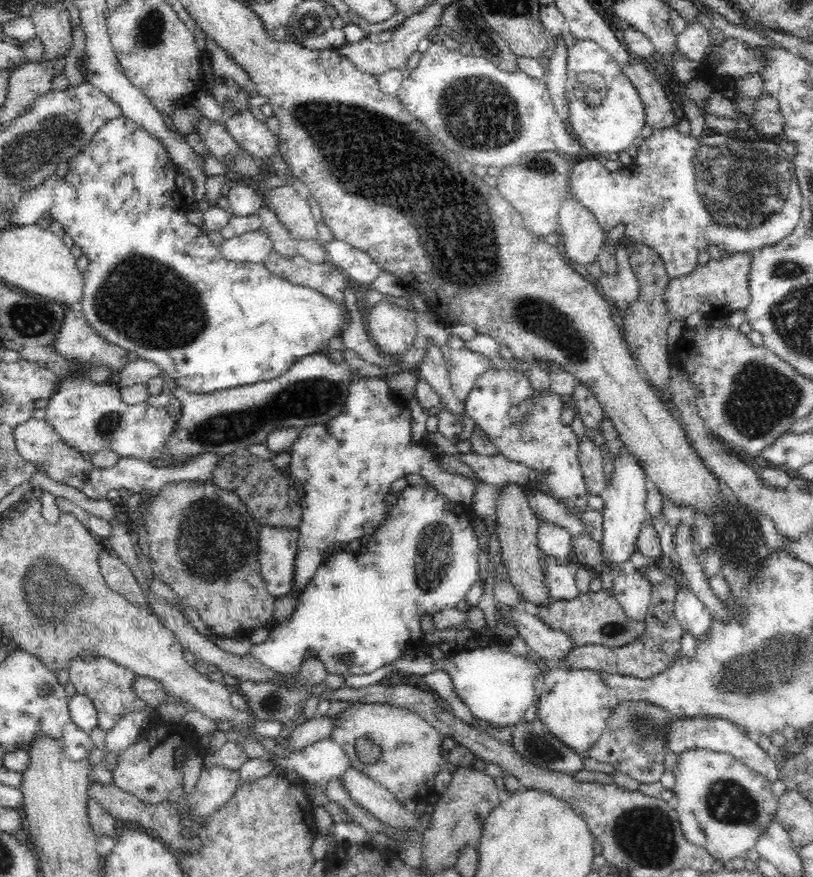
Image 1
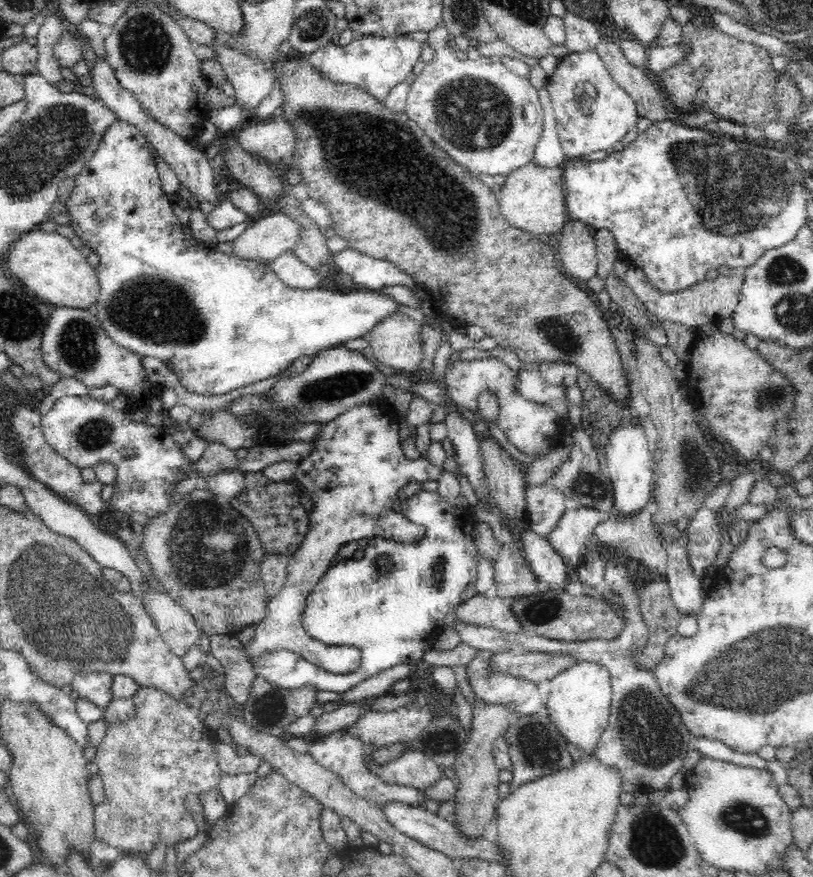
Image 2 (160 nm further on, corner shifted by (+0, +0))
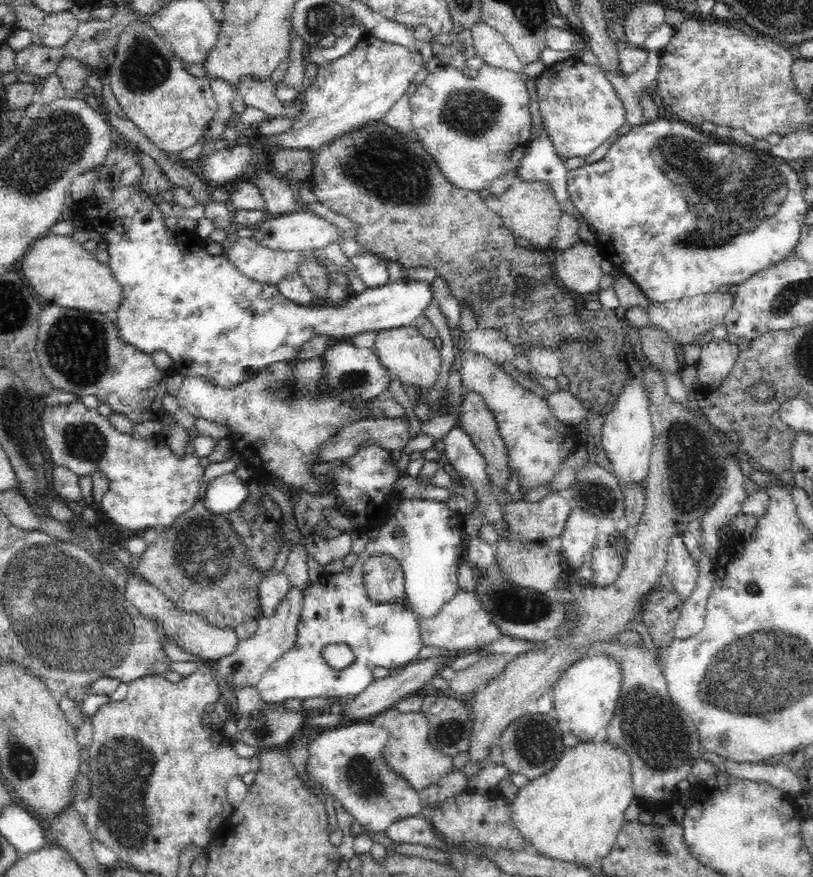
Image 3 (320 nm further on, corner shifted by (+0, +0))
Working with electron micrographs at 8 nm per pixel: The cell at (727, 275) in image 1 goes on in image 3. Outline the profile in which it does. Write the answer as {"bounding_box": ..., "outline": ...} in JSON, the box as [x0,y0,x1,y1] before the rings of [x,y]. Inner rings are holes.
{"bounding_box":[646,292,735,344],"outline":[[[710,292],[698,294],[680,300],[664,300],[664,302],[651,302],[646,312],[651,322],[658,328],[669,333],[672,339],[682,344],[692,344],[700,336],[713,332],[716,326],[723,324],[726,314],[732,308],[735,298],[729,292]]]}

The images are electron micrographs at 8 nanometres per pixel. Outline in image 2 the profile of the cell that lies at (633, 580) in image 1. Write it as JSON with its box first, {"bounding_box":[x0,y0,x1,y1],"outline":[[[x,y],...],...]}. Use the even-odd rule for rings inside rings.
{"bounding_box":[444,560,693,792],"outline":[[[608,560],[605,561],[605,580],[603,588],[606,591],[612,591],[617,596],[617,603],[621,606],[621,608],[624,610],[624,614],[626,615],[626,625],[621,630],[621,633],[614,639],[614,640],[606,640],[606,639],[592,639],[589,641],[574,641],[574,642],[568,642],[563,640],[552,640],[549,638],[546,638],[544,636],[537,635],[536,633],[529,633],[529,632],[517,632],[517,633],[506,633],[499,630],[496,630],[495,628],[486,628],[482,626],[474,626],[473,624],[461,624],[461,622],[457,622],[457,618],[455,618],[455,611],[450,611],[448,614],[446,614],[446,618],[444,618],[444,627],[452,627],[454,628],[458,634],[461,636],[461,642],[464,642],[464,644],[472,646],[474,649],[477,649],[478,651],[488,651],[492,653],[498,653],[501,651],[519,651],[523,653],[543,653],[543,654],[554,654],[554,655],[570,655],[574,657],[577,662],[582,661],[592,661],[597,663],[602,663],[611,673],[611,679],[612,679],[612,702],[611,702],[611,711],[610,711],[610,718],[608,726],[603,730],[603,733],[601,734],[600,740],[598,741],[597,748],[594,752],[596,757],[600,759],[600,763],[606,765],[606,766],[614,766],[618,767],[618,771],[622,773],[623,780],[626,780],[626,782],[630,782],[630,784],[634,784],[635,788],[642,791],[642,792],[652,792],[654,790],[662,790],[667,786],[667,783],[672,780],[672,776],[676,774],[676,772],[680,772],[680,769],[683,769],[684,764],[684,756],[690,752],[690,742],[692,742],[693,734],[689,732],[689,730],[685,727],[685,724],[682,722],[682,719],[680,718],[680,713],[676,711],[676,707],[670,703],[670,700],[668,700],[668,697],[664,695],[662,692],[662,689],[660,689],[660,685],[658,685],[658,679],[656,679],[656,673],[654,673],[653,670],[646,670],[640,665],[638,665],[638,659],[634,659],[634,656],[639,651],[644,651],[645,647],[647,646],[646,642],[648,642],[648,636],[649,636],[649,630],[648,627],[644,624],[641,610],[639,609],[639,595],[638,593],[642,590],[640,589],[638,591],[638,588],[636,588],[636,585],[634,585],[634,580],[630,577],[626,577],[625,573],[623,573],[622,568],[616,566],[613,561]]]}

